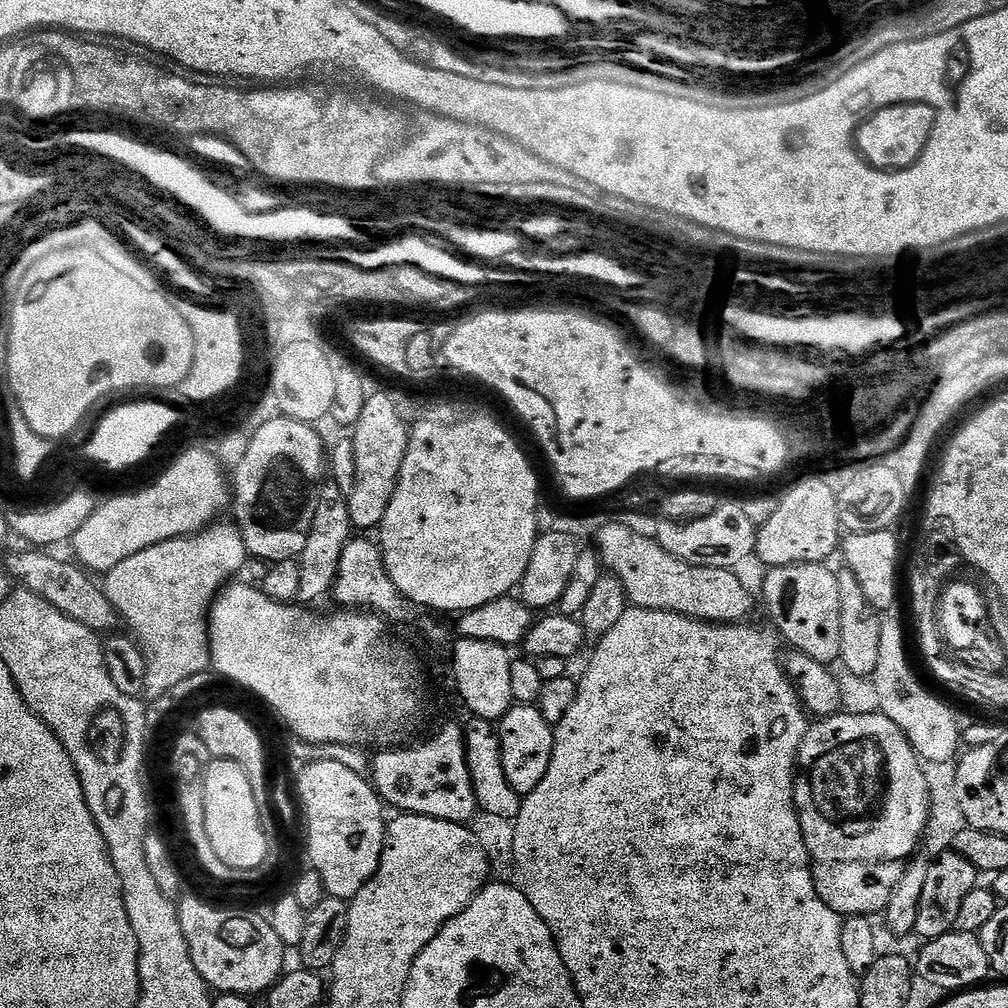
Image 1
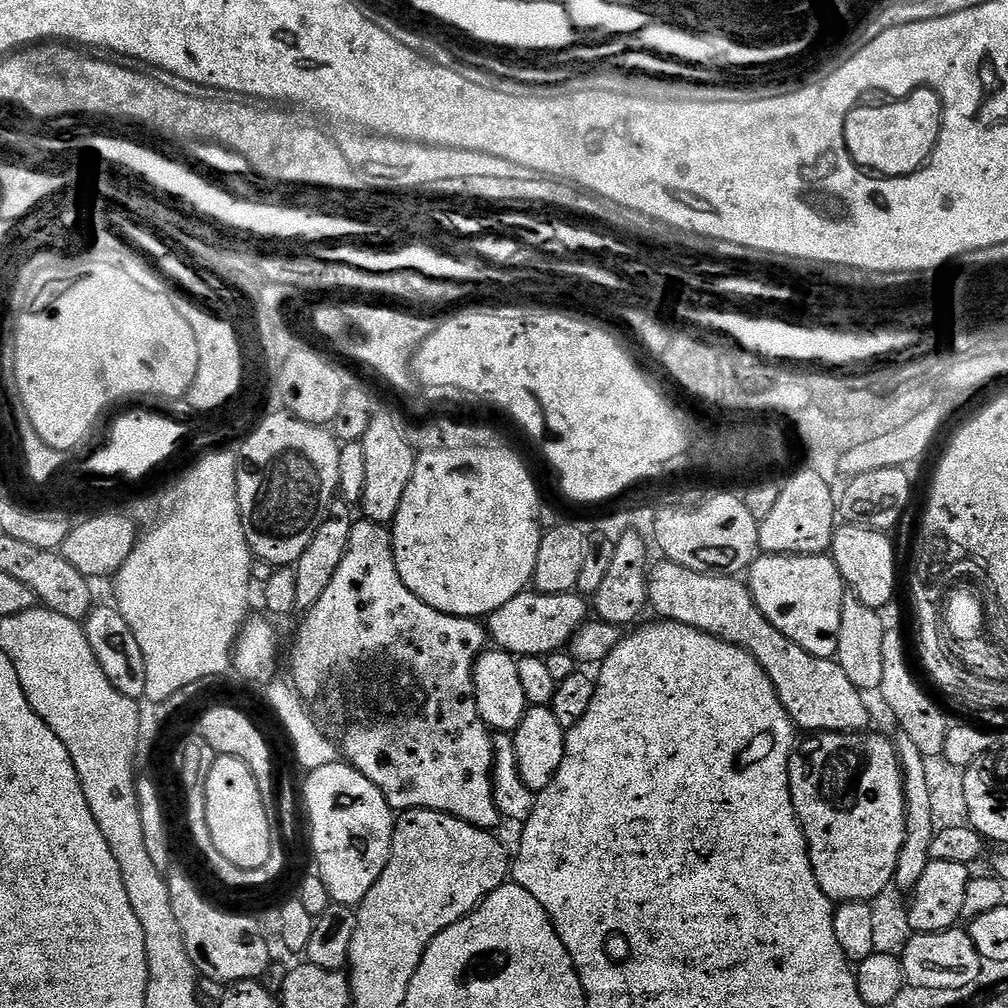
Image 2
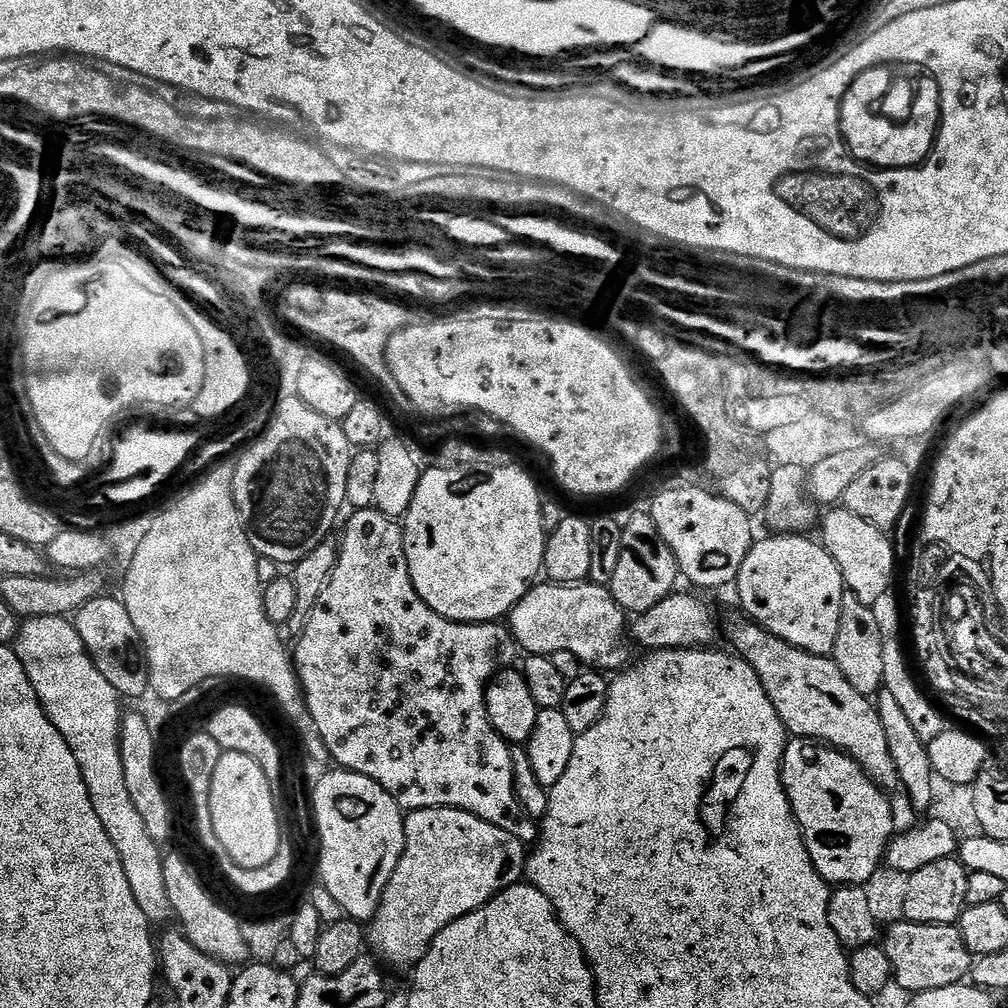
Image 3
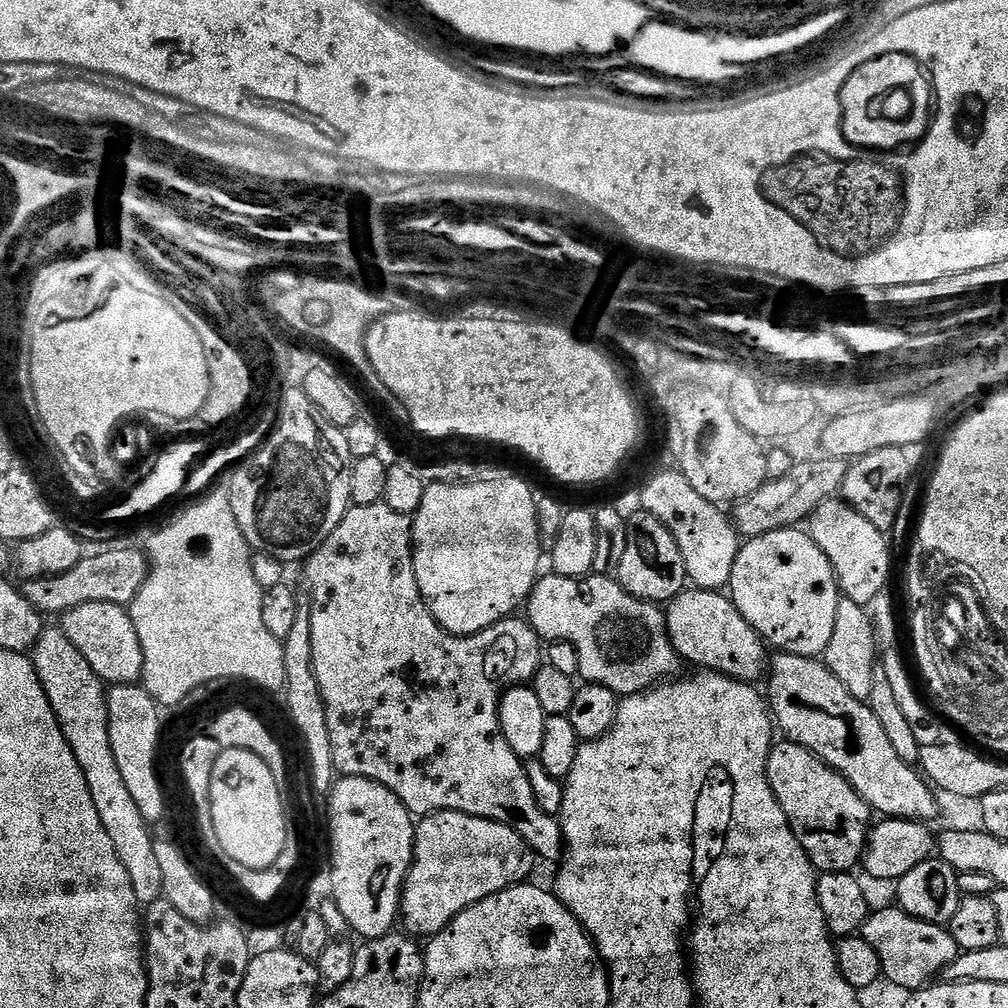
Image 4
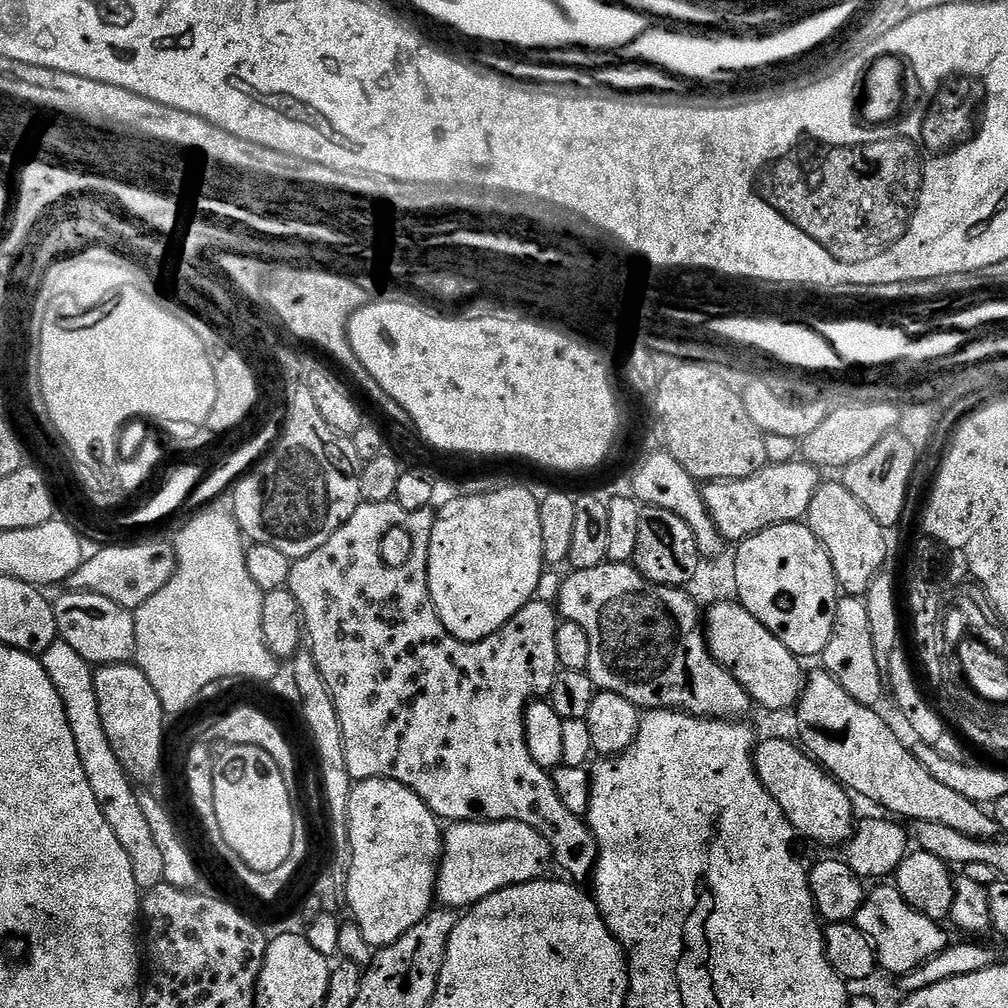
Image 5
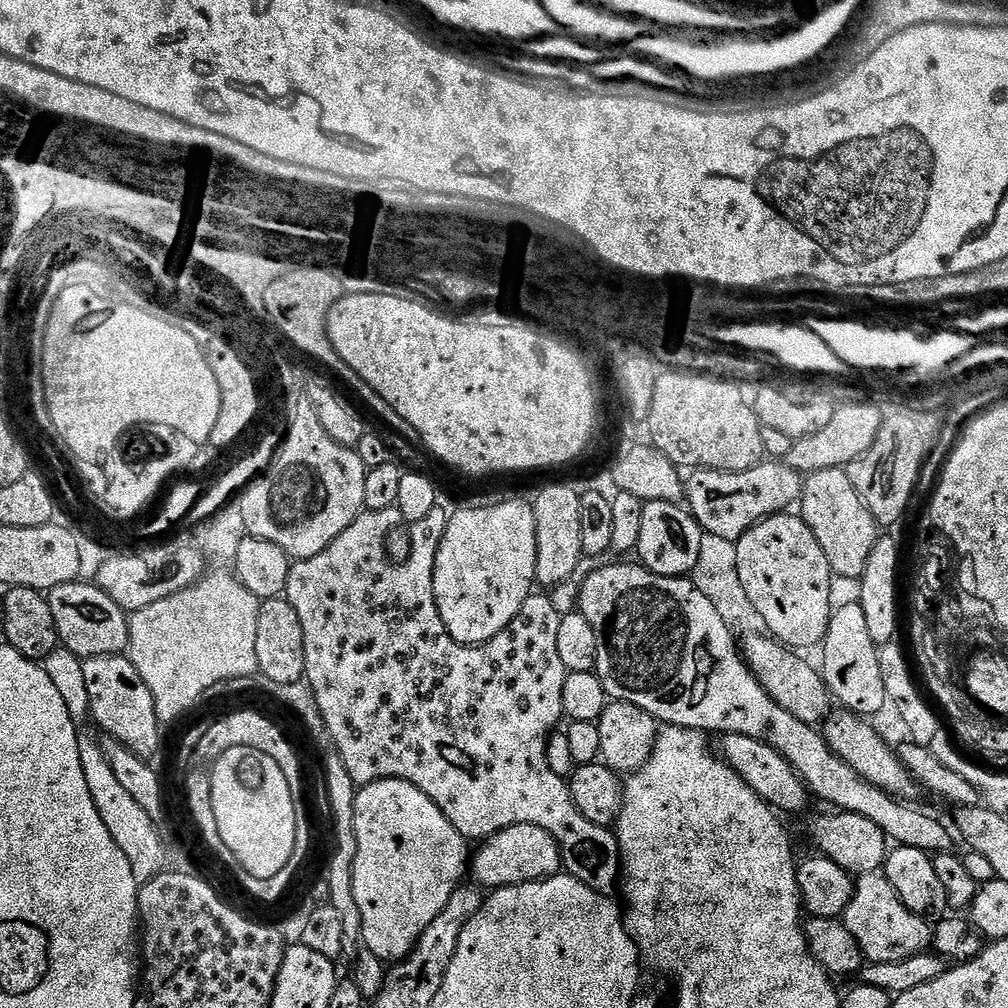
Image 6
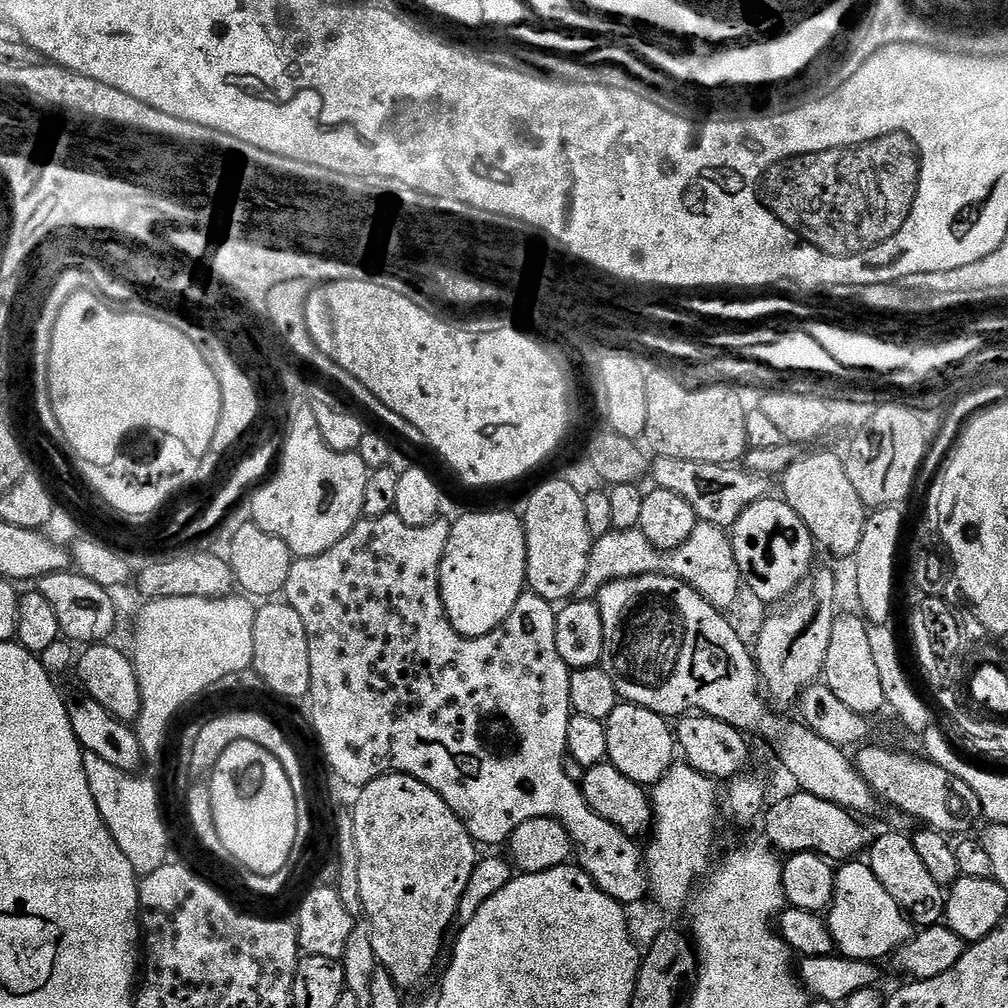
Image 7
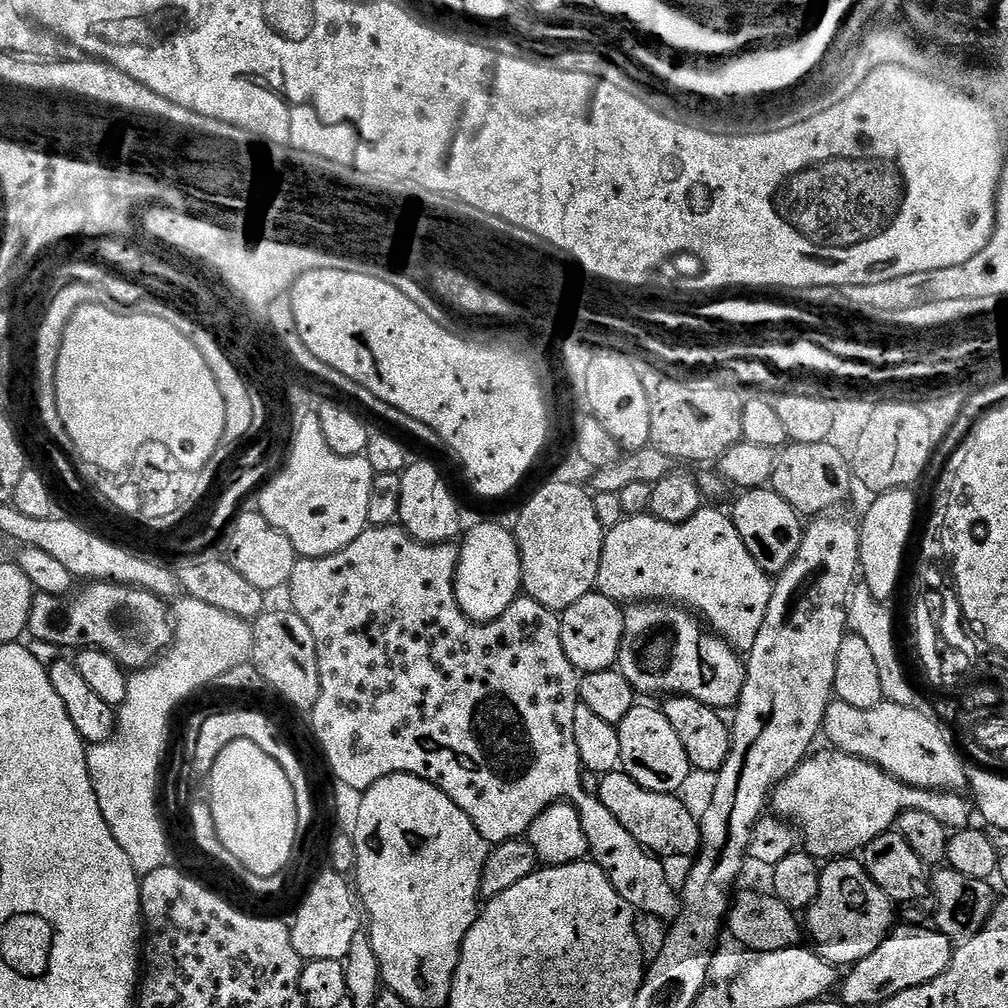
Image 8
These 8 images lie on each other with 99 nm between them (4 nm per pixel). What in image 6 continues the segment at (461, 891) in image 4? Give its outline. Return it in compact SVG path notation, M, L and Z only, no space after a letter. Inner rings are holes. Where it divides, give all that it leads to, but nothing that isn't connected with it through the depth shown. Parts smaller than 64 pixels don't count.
M515 824L495 832L481 844L484 845L477 852L475 849L471 857L470 876L477 880L473 880L477 885L488 890L523 884L526 880L542 880L545 876L559 873L562 868L560 846L542 826Z

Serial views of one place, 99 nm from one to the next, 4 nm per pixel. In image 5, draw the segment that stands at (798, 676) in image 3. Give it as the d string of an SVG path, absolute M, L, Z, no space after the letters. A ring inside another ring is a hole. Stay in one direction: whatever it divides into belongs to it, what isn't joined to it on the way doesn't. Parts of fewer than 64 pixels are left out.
M817 670L805 679L794 714L796 728L800 731L799 743L849 793L865 796L870 803L885 808L888 811L885 813L904 822L939 822L941 826L958 830L958 834L978 836L981 840L997 835L995 819L989 813L987 816L981 805L970 802L970 798L962 798L962 794L950 790L950 786L942 786L942 782L918 762L915 751L898 742L881 713L876 708L854 702L829 672Z

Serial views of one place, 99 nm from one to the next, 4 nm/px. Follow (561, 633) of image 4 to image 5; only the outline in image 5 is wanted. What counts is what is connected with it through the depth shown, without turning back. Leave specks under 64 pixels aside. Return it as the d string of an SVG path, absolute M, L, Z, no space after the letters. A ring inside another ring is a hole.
M602 563L594 570L572 570L560 587L558 612L564 620L582 626L590 641L588 677L601 692L622 694L641 710L671 708L713 720L744 718L754 708L747 690L720 665L708 649L702 612L684 588L671 588L650 582L631 563Z

